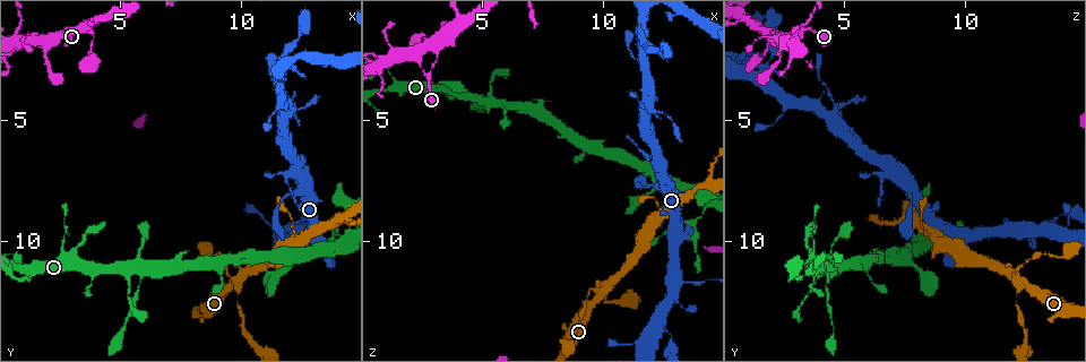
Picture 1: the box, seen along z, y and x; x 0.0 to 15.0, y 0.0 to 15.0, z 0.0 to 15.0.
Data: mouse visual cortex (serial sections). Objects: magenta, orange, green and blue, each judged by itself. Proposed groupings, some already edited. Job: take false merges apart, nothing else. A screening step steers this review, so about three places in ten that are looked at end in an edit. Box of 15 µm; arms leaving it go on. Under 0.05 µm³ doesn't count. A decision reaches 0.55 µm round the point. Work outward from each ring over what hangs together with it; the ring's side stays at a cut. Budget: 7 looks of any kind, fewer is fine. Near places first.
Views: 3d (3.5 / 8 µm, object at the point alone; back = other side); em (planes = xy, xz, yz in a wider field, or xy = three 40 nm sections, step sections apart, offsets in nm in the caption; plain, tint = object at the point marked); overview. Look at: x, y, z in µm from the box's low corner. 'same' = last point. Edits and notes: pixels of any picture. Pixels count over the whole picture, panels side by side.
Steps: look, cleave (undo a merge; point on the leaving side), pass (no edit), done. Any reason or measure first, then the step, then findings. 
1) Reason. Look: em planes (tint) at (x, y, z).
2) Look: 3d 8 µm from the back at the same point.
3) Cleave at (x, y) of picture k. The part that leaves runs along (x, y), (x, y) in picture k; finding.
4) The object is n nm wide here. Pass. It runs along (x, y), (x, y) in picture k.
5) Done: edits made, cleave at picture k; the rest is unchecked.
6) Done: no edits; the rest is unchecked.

Thin neck. Look: 3d 3.5 µm at (2.7, 1.5, 3.1).

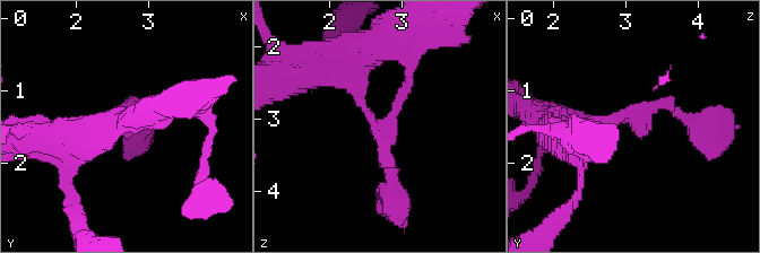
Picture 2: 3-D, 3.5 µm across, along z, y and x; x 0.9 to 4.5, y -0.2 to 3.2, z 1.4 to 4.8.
Need the tissue. Look: em xy step 1 (tint) at (2.85, 1.35, 3.15).

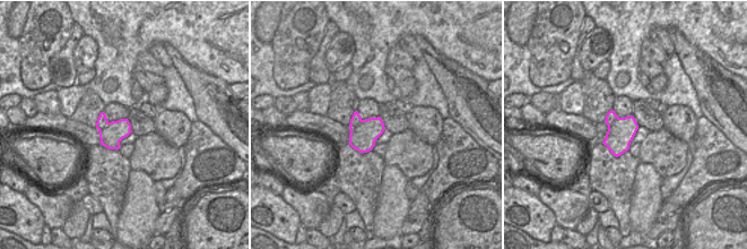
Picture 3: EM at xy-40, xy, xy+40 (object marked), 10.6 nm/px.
Pass. One cell here.

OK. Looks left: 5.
Looks like a crossing. Look: 3d 3.5 µm at (11.9, 4.6, 4.5).

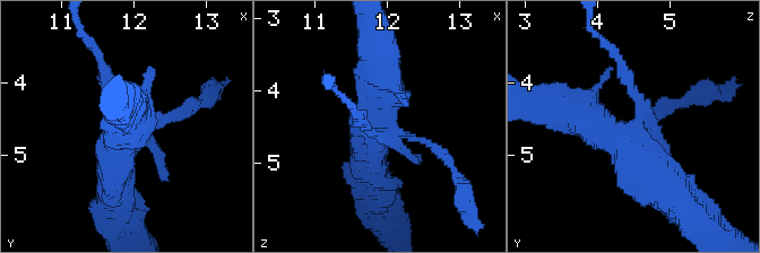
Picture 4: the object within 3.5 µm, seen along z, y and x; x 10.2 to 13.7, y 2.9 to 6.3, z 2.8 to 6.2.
Look: em xy step 5 (tint) at (11.90, 4.70, 4.50).

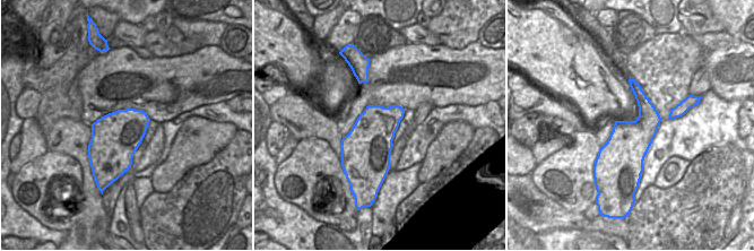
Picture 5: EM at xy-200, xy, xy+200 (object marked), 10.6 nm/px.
Another direction. Look: em xy step 2 (tint) at the same point.

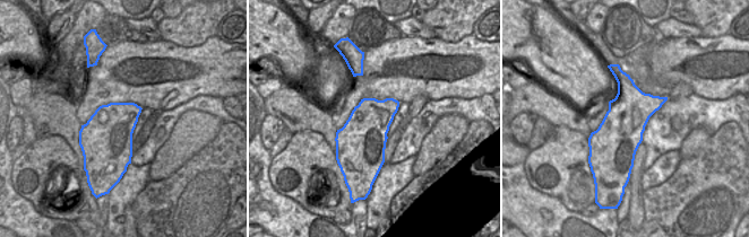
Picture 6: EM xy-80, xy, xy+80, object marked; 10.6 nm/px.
Cleave at (630, 79) of picture 4. The part that leaves runs along (641, 107), (621, 62), (593, 32) in picture 4; a second cell is stuck on.

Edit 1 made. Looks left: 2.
Abrupt turn. Look: 3d 3.5 µm at (9.8, 11.8, 12.3).

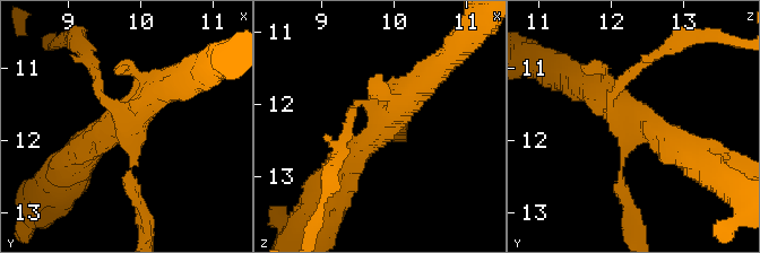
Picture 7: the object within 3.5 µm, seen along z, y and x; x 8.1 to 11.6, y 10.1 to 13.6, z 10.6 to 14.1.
Look: em planes (tint) at (9.80, 11.80, 12.30).

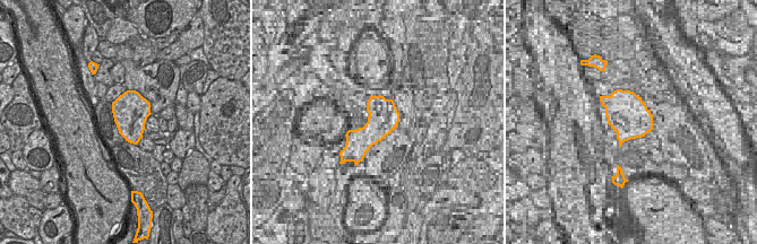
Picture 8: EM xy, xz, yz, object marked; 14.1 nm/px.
The arms are 100, 150, 400, 400 nm wide. Pass. It runs along (333, 179), (422, 80) in picture 7; continuous, no second cell.

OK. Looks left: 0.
Done: edits made, cleave at picture 4; the rest is unchecked.

